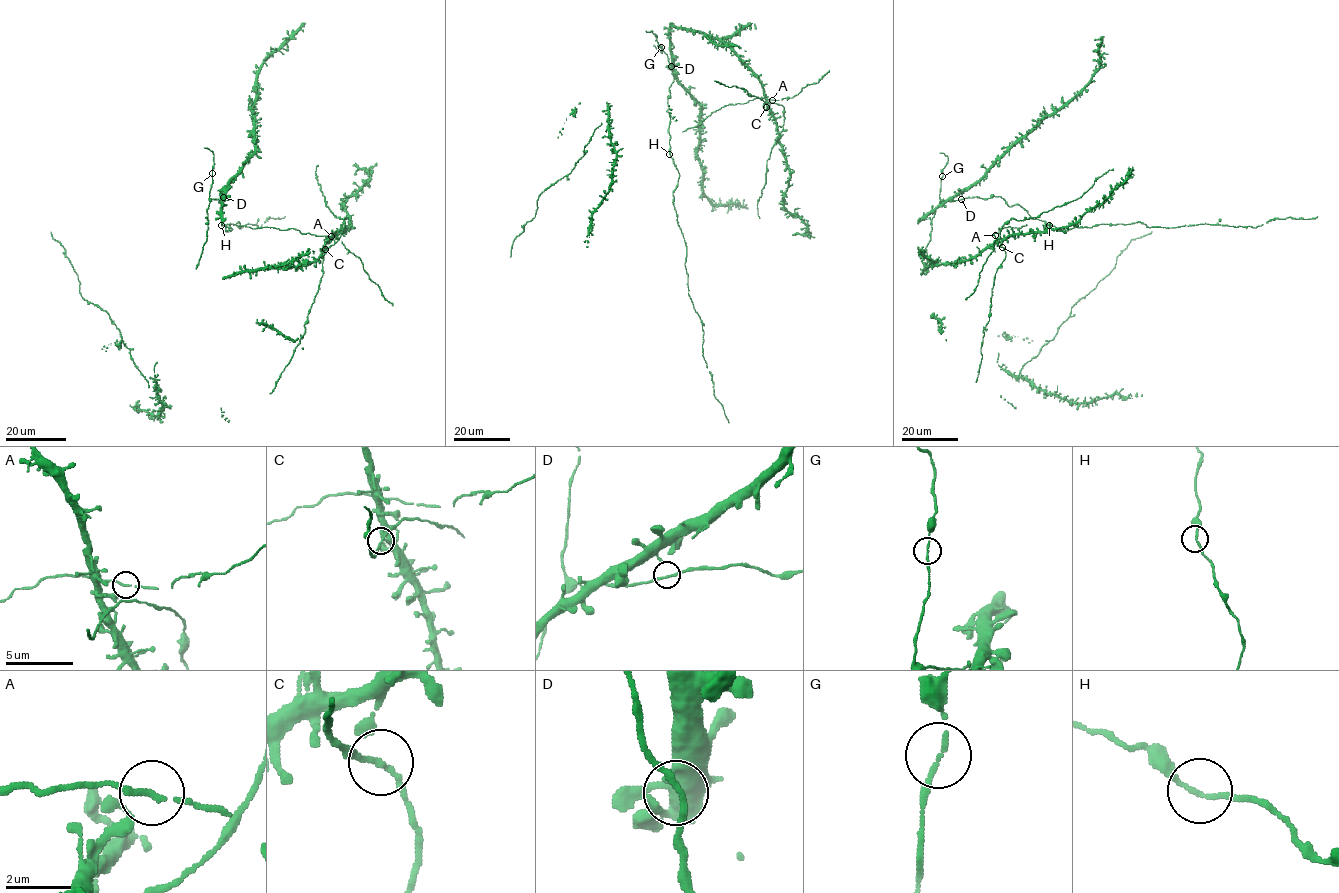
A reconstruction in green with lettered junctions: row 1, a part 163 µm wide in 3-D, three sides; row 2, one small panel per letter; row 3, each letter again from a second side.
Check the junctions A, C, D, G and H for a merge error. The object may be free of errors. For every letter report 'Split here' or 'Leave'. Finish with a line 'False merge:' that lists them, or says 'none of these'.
A: Leave
C: Leave
D: Leave
G: Leave
H: Leave
False merge: none of these

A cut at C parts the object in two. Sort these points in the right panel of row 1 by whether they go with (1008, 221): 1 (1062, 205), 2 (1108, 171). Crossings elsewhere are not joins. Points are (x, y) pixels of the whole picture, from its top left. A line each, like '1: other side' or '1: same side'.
1: same side
2: same side

